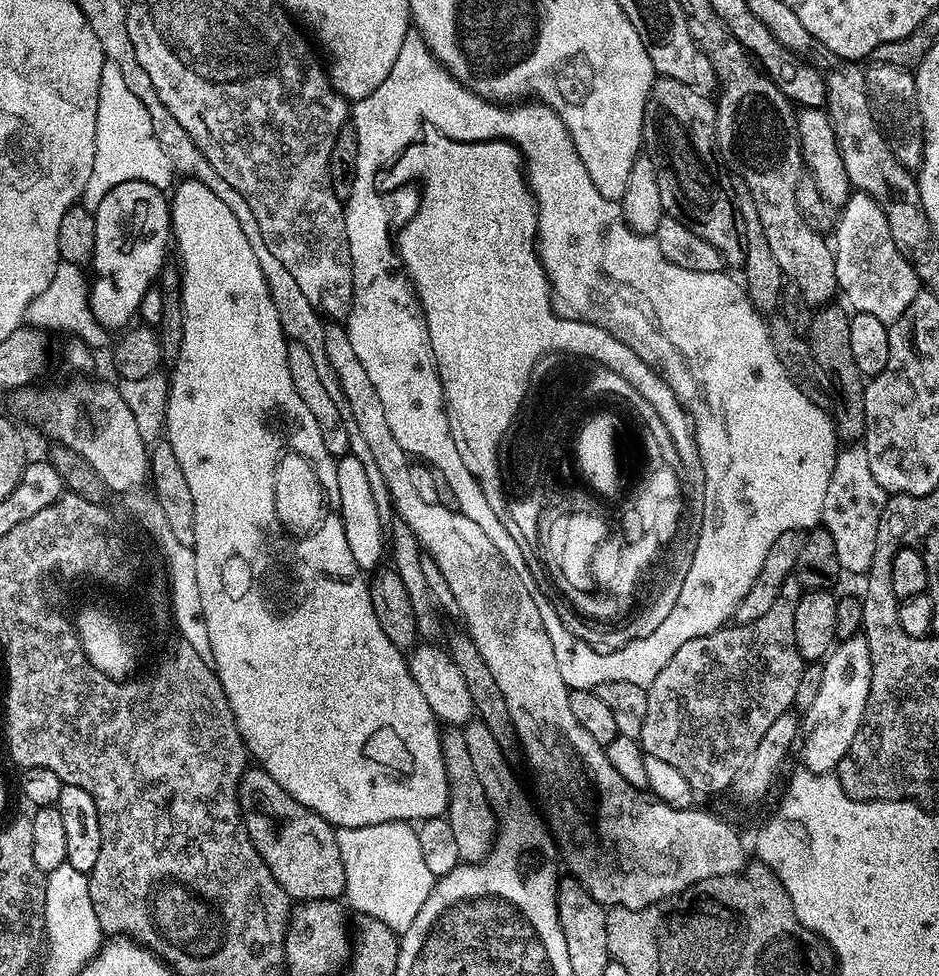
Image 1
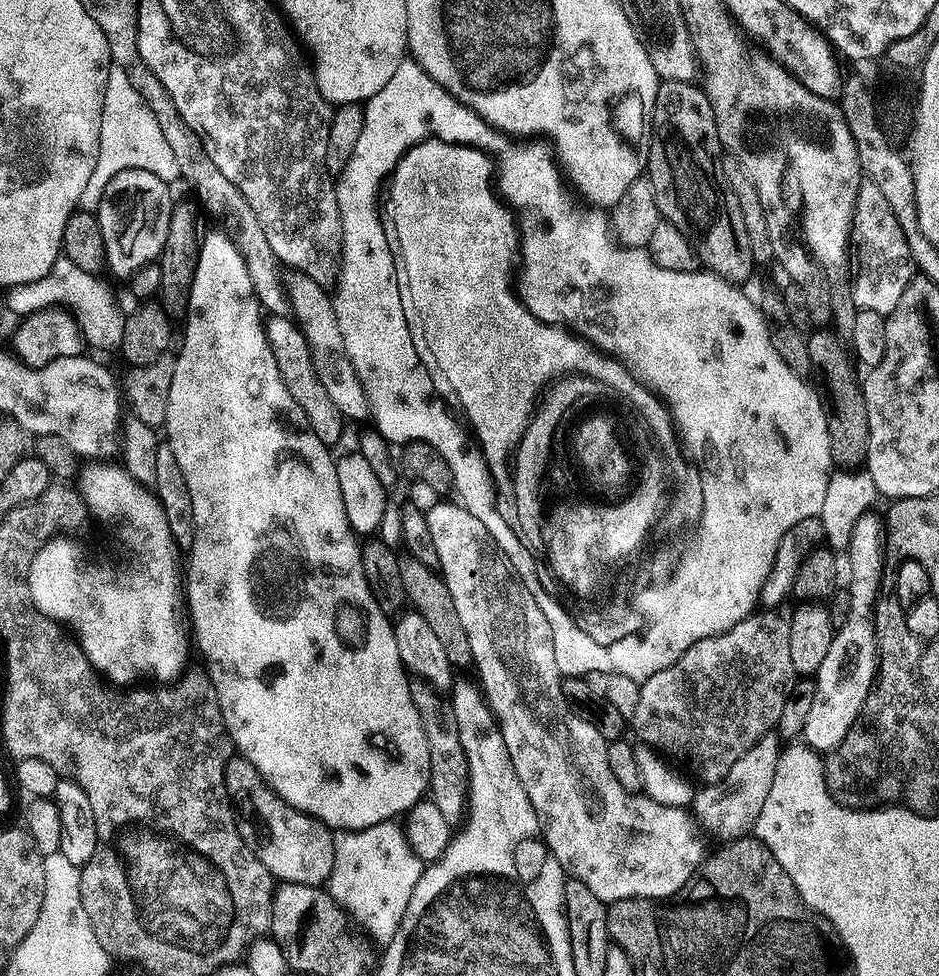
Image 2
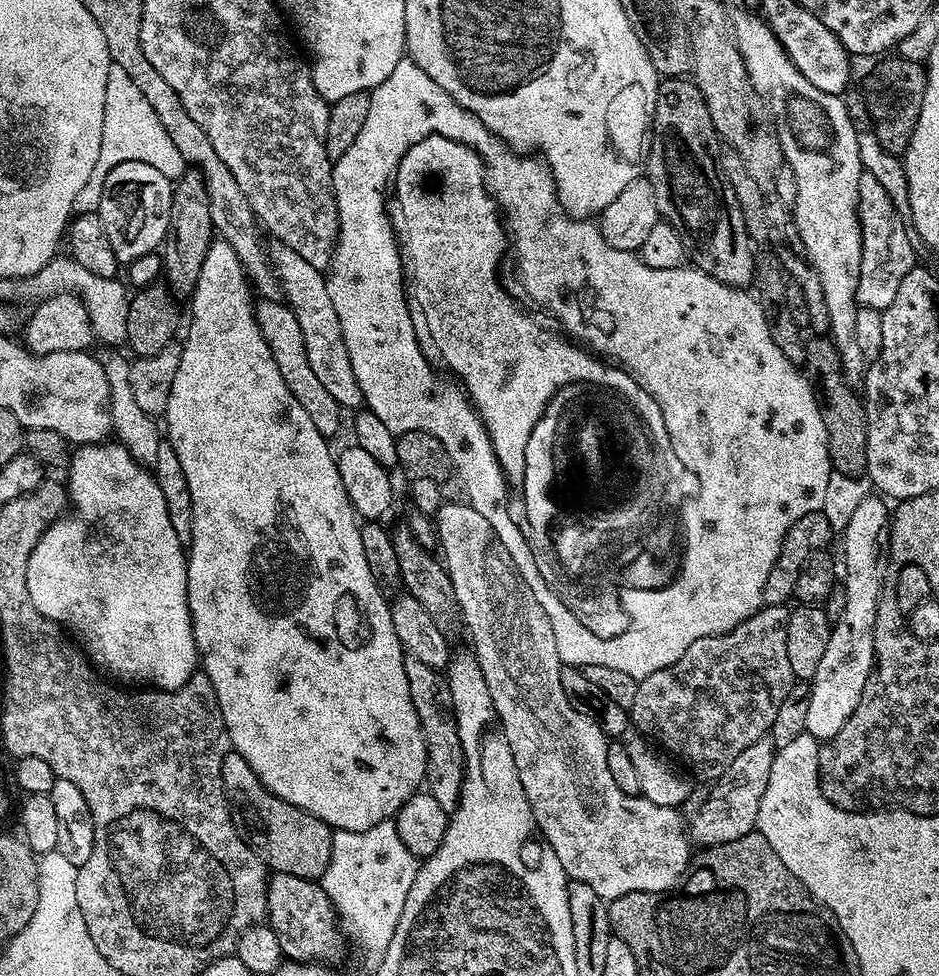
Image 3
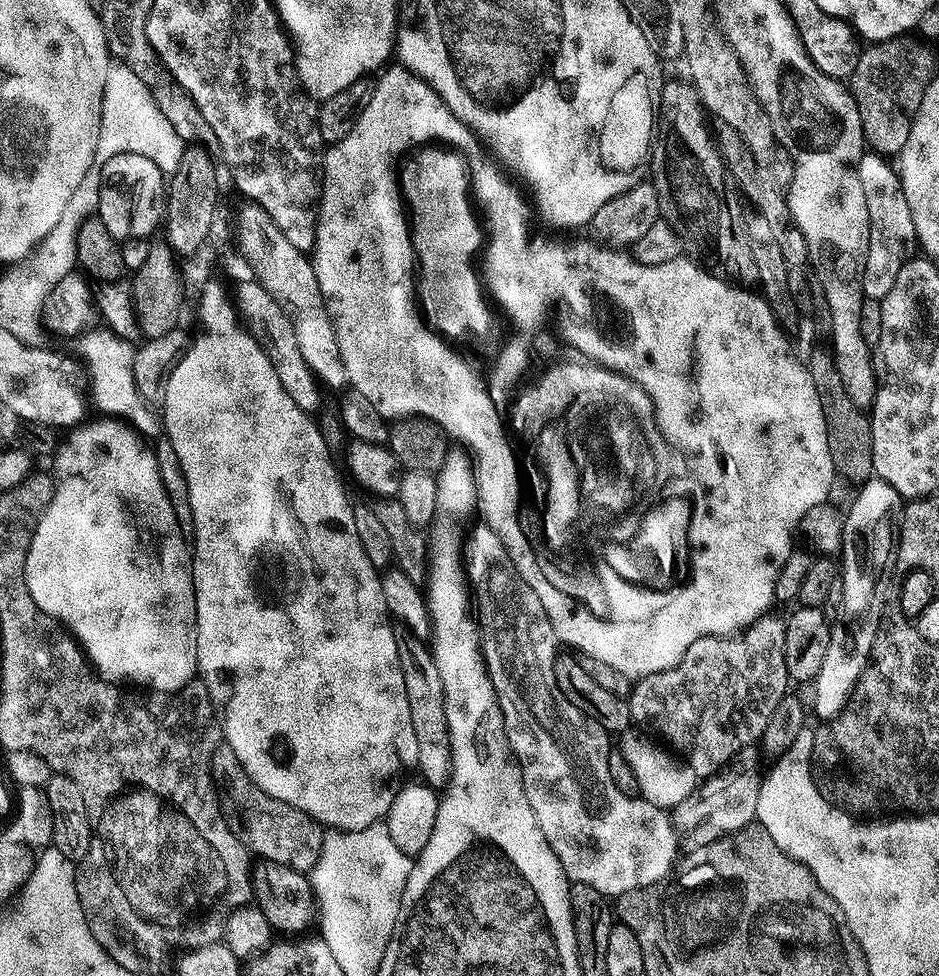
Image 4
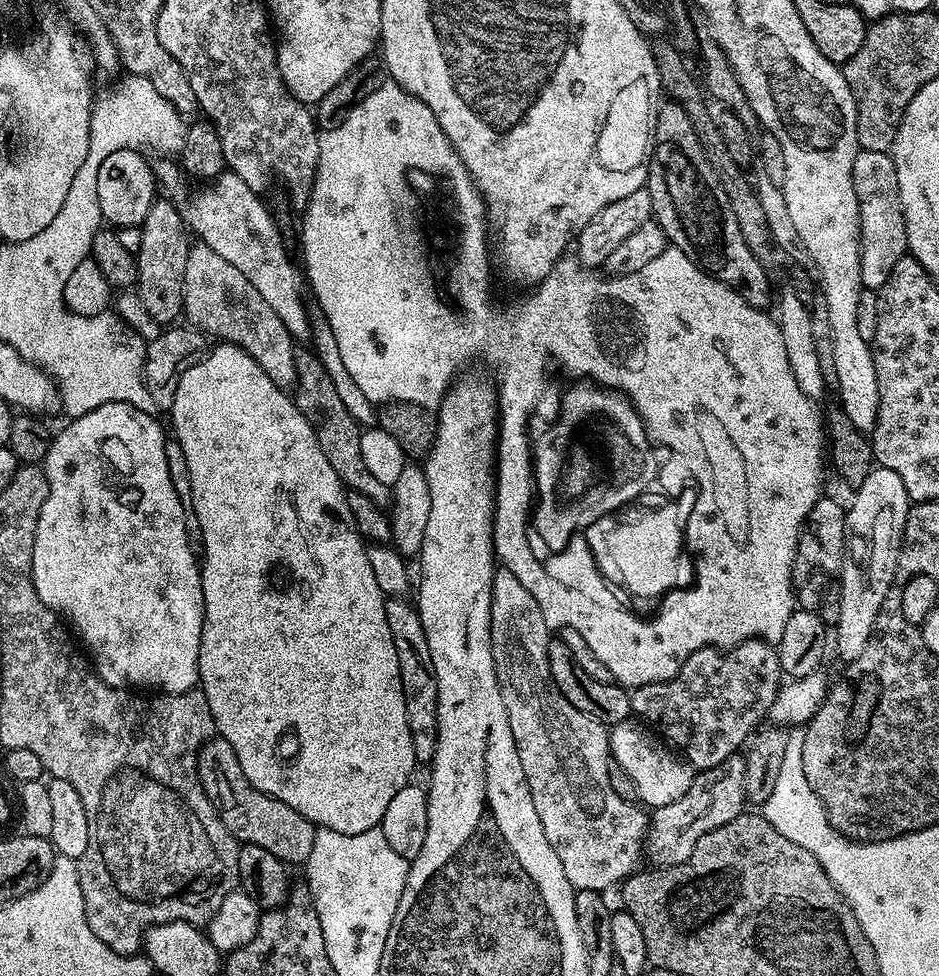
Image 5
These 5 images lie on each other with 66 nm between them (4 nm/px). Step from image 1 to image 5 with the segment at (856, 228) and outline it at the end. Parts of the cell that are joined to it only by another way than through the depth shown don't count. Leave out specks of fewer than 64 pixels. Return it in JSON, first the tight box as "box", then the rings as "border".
{"box":[854,151,908,289],"border":[[[859,151],[854,158],[854,190],[860,207],[860,273],[865,289],[875,289],[890,278],[890,270],[908,252],[904,215],[898,198],[898,178],[887,152]]]}

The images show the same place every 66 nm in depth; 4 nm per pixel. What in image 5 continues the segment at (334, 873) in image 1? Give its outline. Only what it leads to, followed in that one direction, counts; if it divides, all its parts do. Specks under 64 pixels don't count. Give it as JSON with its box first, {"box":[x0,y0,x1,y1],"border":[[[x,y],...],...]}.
{"box":[198,734,317,866],"border":[[[219,734],[207,740],[198,753],[198,772],[204,793],[208,795],[208,801],[215,806],[226,830],[230,830],[230,834],[237,842],[262,846],[262,850],[270,850],[270,854],[274,854],[276,860],[288,866],[291,864],[303,865],[307,862],[310,858],[310,850],[314,846],[317,825],[312,824],[302,814],[298,814],[298,810],[286,806],[286,802],[278,802],[278,798],[258,790],[258,786],[254,786],[250,782],[250,778],[246,778],[246,774],[242,774],[242,766],[238,763],[238,754],[234,754],[234,746],[230,746],[230,742],[226,742]]]}

